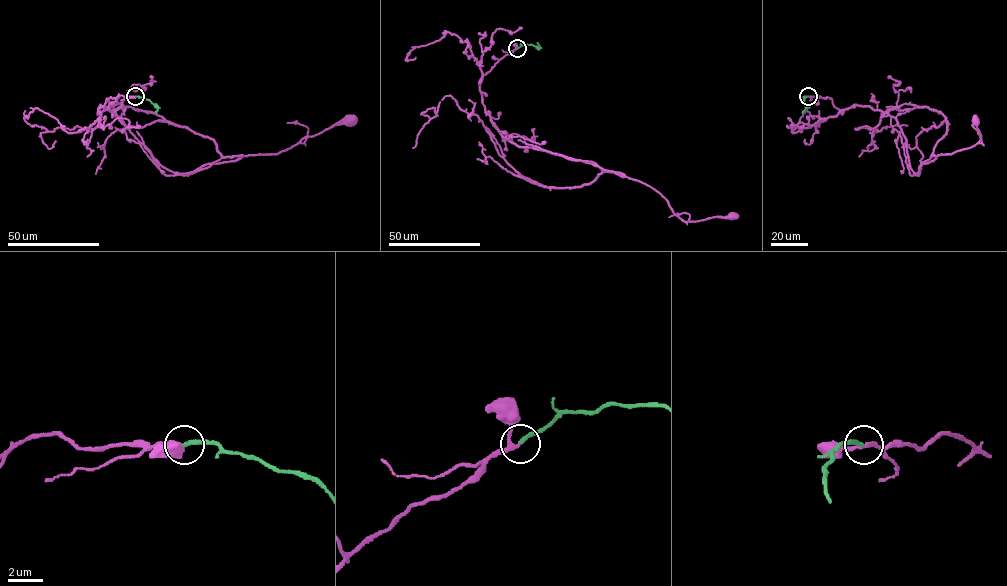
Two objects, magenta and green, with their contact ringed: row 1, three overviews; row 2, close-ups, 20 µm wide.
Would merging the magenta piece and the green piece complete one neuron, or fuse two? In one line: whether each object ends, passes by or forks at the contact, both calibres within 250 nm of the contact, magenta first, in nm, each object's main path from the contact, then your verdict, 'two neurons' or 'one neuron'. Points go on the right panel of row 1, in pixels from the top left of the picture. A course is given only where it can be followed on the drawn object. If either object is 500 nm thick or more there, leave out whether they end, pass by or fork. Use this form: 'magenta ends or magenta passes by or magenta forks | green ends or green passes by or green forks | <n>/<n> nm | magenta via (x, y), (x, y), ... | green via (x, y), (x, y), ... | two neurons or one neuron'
magenta passes by | green ends | 190/240 nm | magenta via (808, 96), (892, 116), (914, 173), (975, 144), (975, 120) | green via (808, 96), (804, 99), (806, 105), (802, 113) | one neuron

